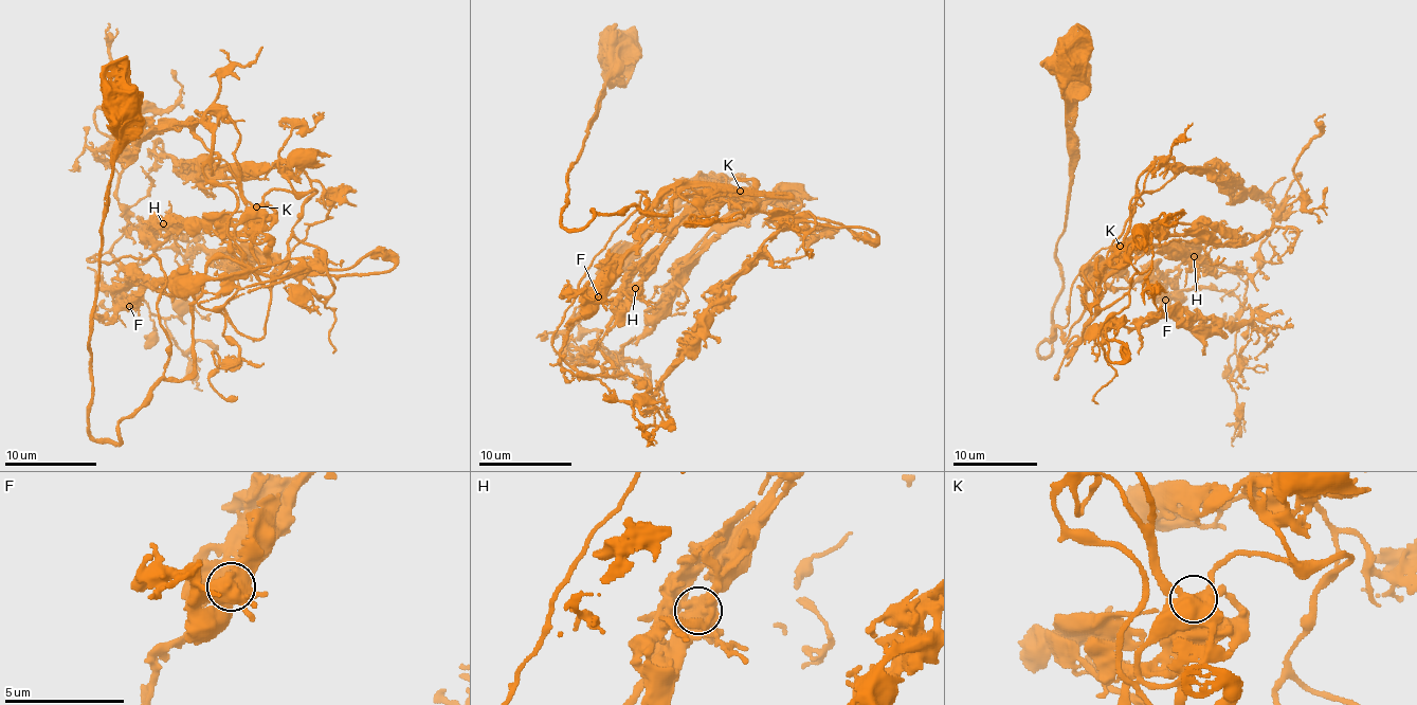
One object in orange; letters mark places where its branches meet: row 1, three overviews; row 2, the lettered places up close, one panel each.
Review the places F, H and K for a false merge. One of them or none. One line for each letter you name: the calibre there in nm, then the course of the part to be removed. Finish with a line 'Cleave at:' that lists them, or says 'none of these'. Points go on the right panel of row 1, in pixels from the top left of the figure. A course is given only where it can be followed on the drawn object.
Cleave at: none of these

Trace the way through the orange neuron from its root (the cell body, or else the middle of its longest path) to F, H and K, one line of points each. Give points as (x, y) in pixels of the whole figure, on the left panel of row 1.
F: (128, 102), (90, 322), (88, 431), (114, 444), (162, 380), (193, 369), (194, 299), (173, 279), (128, 306)
H: (128, 102), (90, 322), (96, 439), (121, 441), (149, 392), (193, 369), (194, 300), (231, 237), (163, 223)
K: (128, 102), (90, 322), (96, 439), (121, 441), (119, 425), (149, 392), (193, 369), (204, 271), (256, 205)

